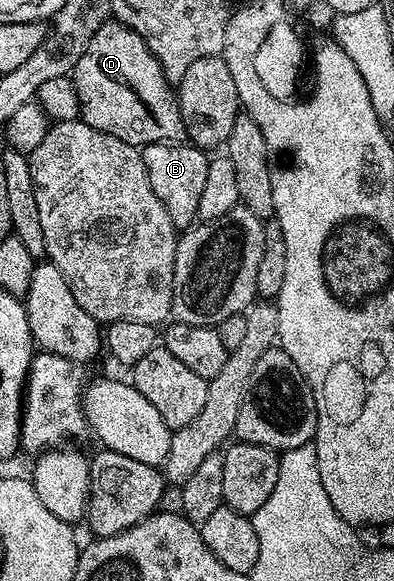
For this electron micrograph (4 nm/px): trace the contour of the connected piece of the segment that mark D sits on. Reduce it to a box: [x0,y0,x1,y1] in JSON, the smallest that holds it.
[71,18,185,146]

